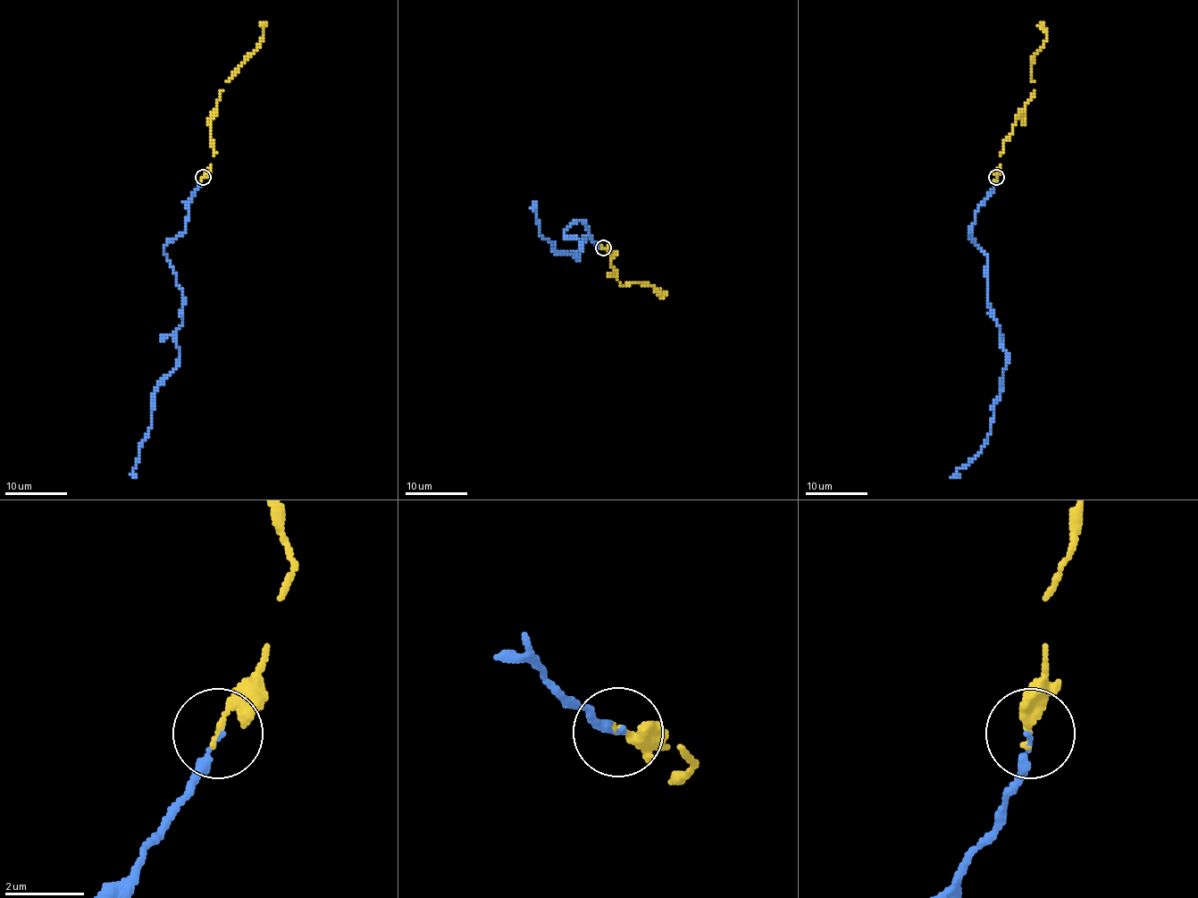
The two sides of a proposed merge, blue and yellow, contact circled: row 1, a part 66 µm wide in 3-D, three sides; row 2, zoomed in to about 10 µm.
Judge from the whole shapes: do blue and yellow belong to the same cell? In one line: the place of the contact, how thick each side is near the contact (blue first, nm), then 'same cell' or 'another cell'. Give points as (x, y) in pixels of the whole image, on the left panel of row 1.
at (203, 177); 140 nm thick on the blue side, 200 nm on the other; same cell

